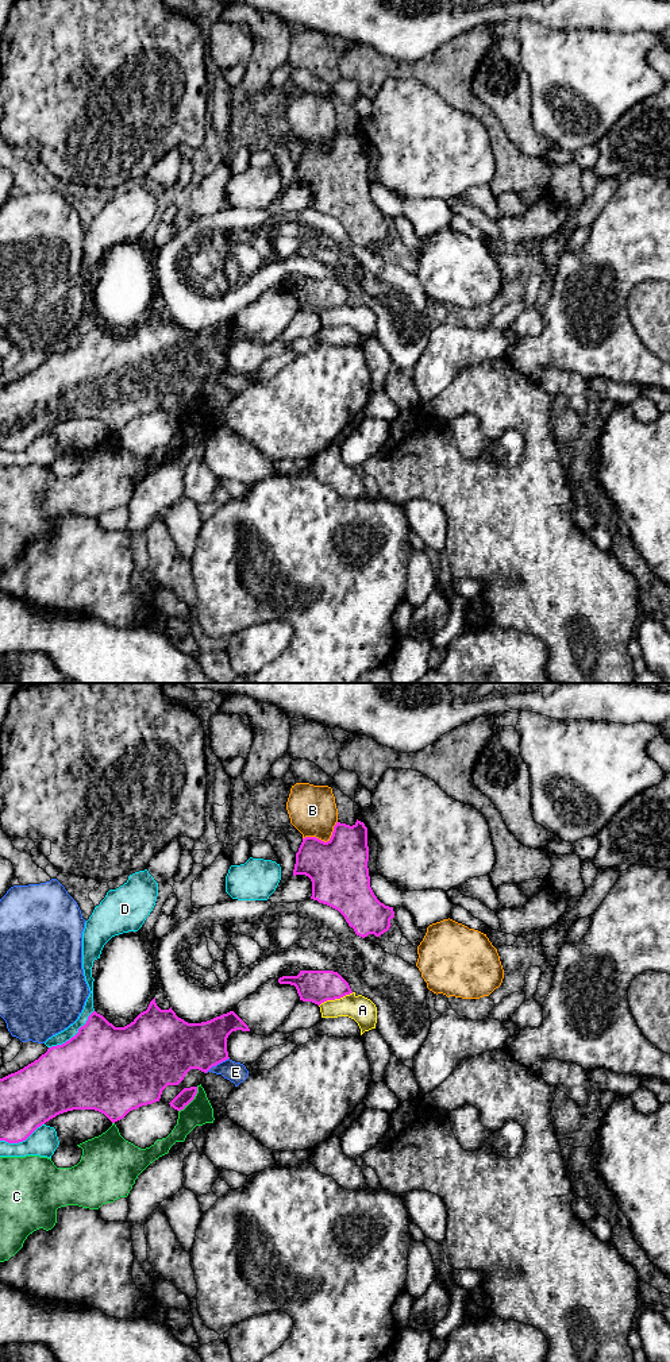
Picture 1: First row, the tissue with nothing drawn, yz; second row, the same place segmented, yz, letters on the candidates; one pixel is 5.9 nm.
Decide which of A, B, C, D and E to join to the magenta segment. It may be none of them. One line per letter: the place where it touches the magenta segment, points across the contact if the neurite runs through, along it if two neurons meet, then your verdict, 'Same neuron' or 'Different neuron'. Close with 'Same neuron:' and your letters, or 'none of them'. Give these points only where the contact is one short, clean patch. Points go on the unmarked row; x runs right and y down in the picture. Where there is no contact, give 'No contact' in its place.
A: Touches magenta at yz (335, 307). Boundary: yz (353, 301), (327, 308), (319, 315). Different neuron
B: Touches magenta at yz (323, 150). Different neuron
C: Touches magenta at yz (191, 409). Different neuron
D: Touches magenta at yz (74, 344). Different neuron
E: Touches magenta at yz (216, 373). Different neuron
Same neuron: none of them

